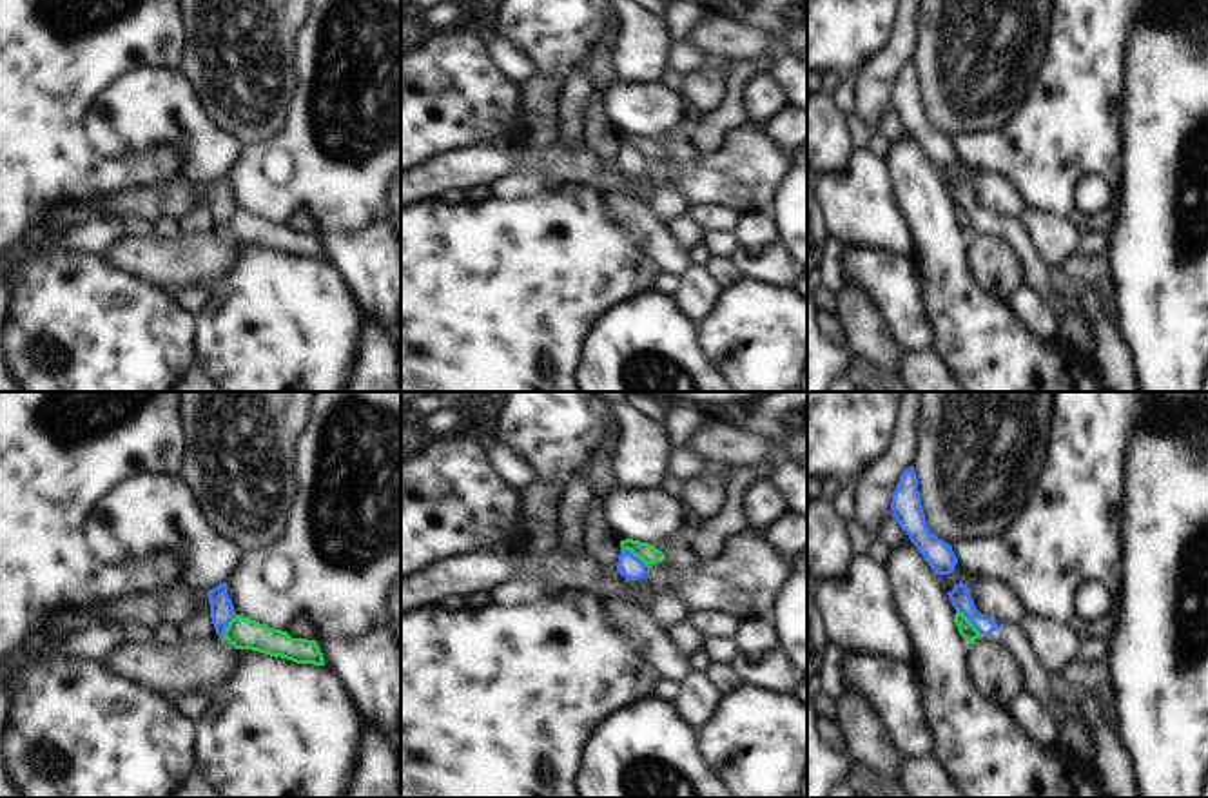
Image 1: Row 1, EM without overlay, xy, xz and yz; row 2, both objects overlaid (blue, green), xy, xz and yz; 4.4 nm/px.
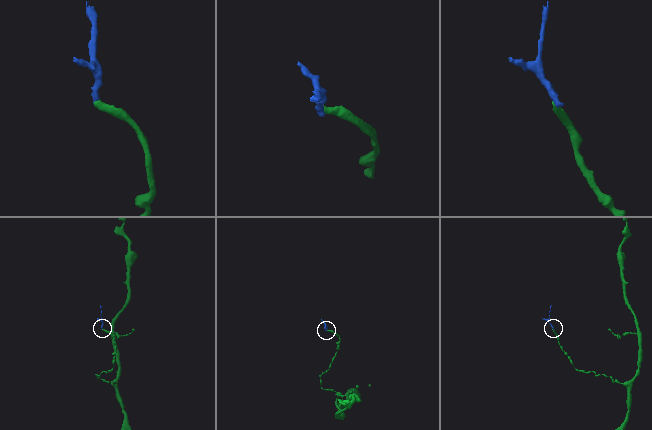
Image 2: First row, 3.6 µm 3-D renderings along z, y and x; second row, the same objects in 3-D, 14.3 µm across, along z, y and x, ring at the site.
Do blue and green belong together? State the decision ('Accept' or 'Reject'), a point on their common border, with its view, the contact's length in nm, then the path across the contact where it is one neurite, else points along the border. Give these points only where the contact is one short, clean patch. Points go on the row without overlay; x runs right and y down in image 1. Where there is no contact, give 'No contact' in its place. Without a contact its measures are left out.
Reject. Touches blue at yz (969, 213). Shared border 160 nm. Boundary: yz (956, 204), (982, 227)

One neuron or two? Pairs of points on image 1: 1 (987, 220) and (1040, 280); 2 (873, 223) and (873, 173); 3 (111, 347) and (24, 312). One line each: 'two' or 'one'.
1: one
2: one
3: one

